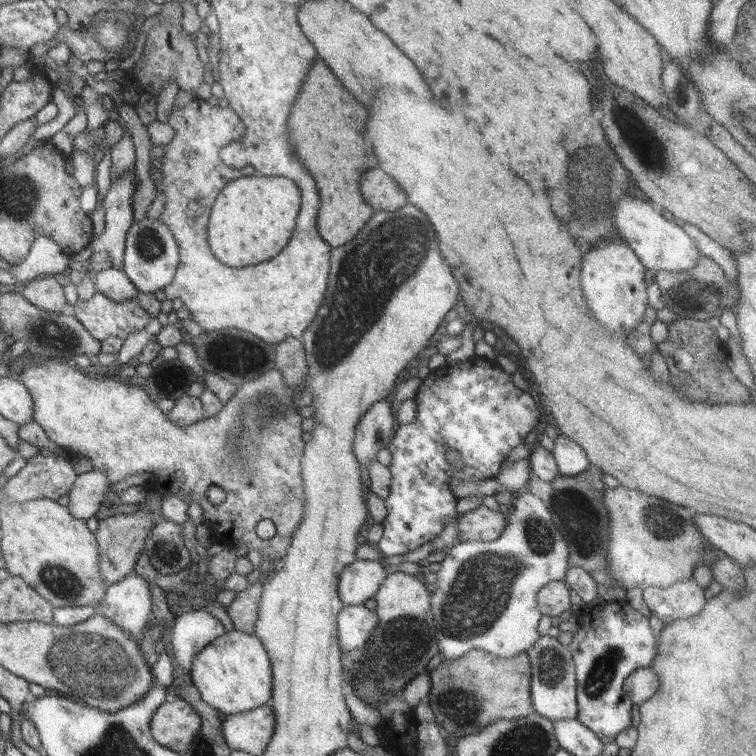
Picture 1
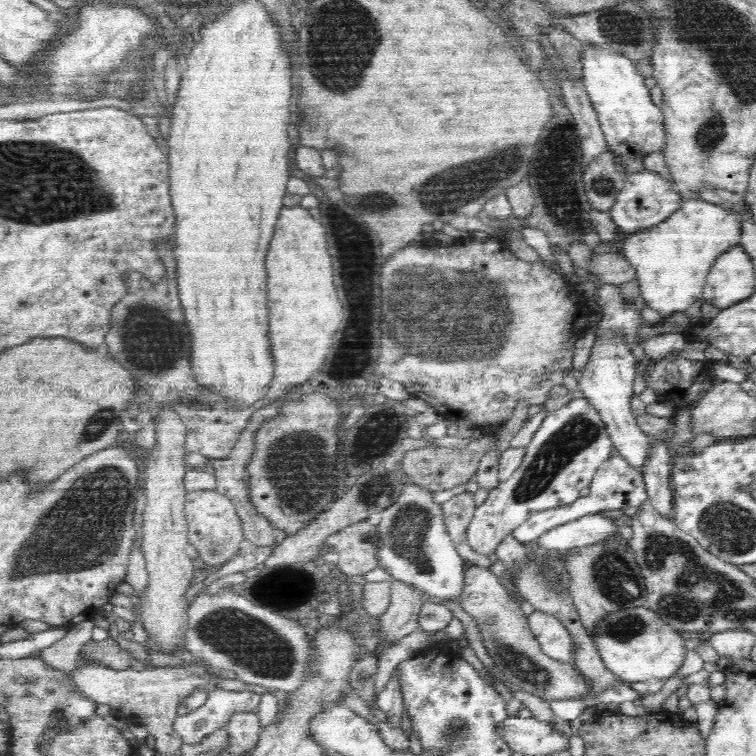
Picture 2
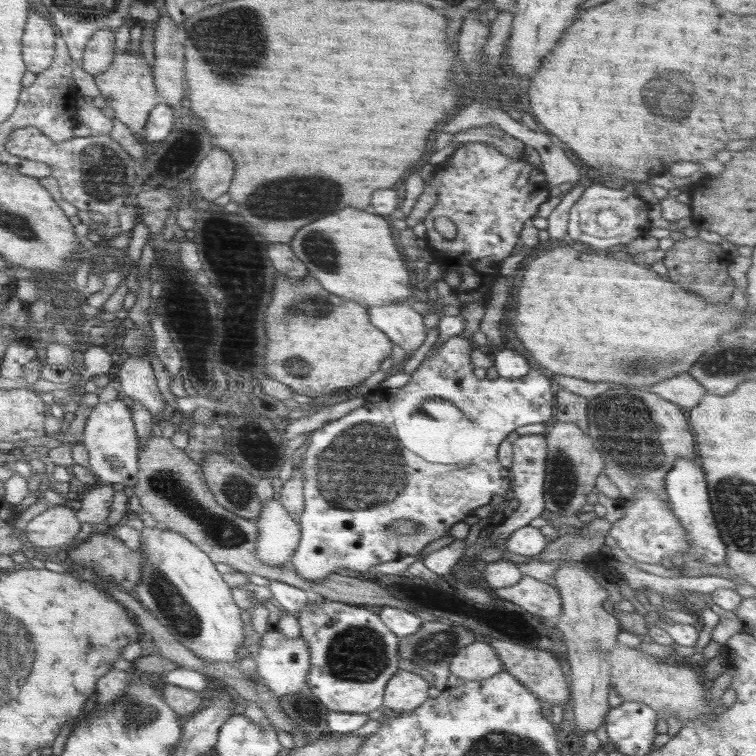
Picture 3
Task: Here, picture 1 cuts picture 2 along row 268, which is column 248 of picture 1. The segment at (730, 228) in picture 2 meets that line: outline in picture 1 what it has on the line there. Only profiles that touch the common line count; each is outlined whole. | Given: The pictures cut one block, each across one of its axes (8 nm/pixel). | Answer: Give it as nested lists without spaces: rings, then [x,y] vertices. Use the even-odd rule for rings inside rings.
[[[232,629],[207,644],[192,659],[189,675],[200,696],[218,712],[233,715],[264,706],[272,698],[271,662],[260,639]]]

